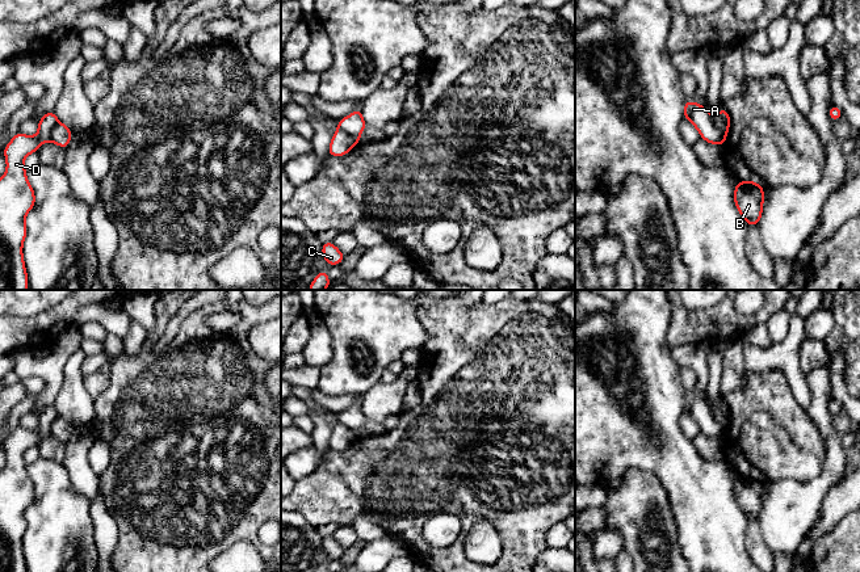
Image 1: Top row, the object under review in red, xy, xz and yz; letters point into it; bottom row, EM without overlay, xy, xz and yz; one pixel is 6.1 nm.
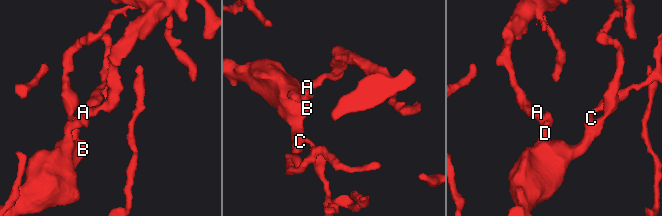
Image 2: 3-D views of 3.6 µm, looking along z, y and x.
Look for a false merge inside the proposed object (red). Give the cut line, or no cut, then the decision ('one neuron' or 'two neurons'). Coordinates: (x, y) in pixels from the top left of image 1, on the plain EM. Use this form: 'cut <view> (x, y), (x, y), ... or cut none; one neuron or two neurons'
cut yz (710, 411), (724, 438); two neurons

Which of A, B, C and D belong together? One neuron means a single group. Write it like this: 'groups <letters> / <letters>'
groups A / B C D

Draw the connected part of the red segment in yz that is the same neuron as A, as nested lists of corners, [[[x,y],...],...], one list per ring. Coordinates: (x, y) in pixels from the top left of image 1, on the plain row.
[[[685,394],[683,412],[688,413],[697,422],[702,434],[710,438],[723,439],[722,429],[713,417],[712,409],[705,400]]]

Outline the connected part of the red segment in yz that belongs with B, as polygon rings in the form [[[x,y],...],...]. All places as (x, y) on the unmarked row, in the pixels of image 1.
[[[752,474],[737,475],[734,497],[747,520],[756,520],[763,508],[764,481]]]

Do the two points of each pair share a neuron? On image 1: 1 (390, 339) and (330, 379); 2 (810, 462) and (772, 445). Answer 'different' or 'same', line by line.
1: same
2: same

